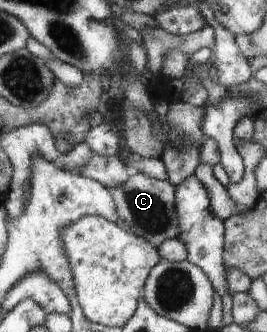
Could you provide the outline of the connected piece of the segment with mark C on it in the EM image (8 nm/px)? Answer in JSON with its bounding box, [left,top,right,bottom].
[109,170,178,248]

